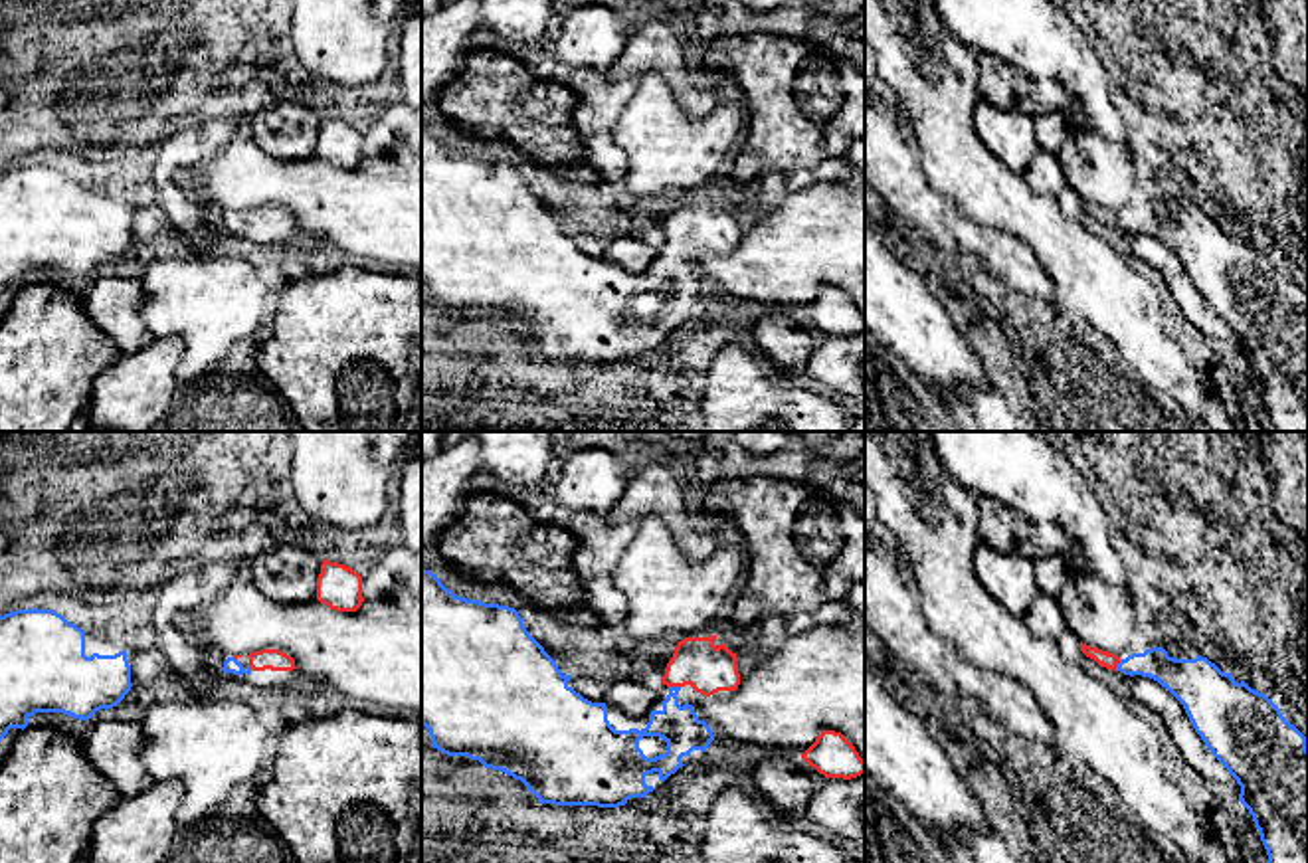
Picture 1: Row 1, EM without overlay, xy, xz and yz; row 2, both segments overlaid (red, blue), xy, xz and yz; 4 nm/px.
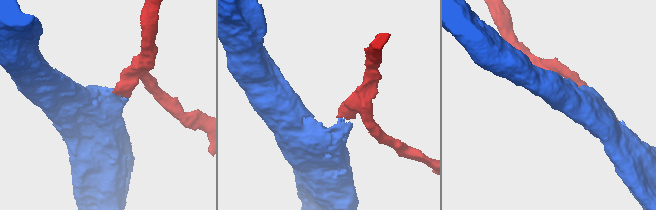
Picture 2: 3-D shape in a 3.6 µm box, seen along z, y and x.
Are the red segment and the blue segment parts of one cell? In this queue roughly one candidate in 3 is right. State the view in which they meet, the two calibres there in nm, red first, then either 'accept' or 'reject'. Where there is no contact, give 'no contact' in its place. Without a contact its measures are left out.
contact in xz; calibres 200 and 170 nm; accept

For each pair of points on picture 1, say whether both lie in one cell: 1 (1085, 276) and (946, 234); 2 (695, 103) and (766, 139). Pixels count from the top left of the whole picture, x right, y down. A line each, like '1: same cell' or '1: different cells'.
1: different cells
2: different cells

